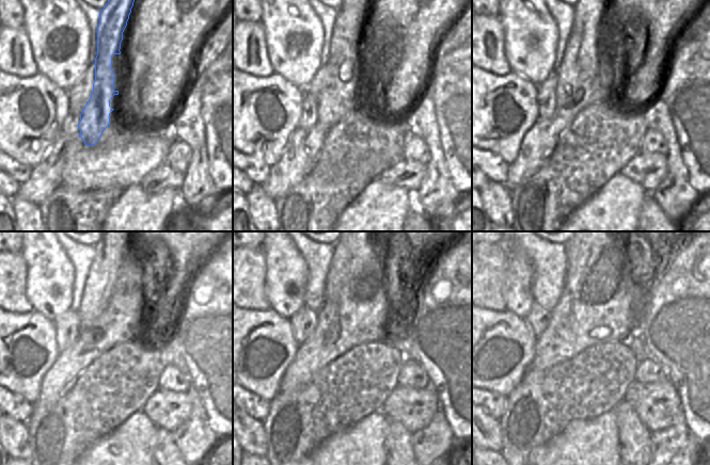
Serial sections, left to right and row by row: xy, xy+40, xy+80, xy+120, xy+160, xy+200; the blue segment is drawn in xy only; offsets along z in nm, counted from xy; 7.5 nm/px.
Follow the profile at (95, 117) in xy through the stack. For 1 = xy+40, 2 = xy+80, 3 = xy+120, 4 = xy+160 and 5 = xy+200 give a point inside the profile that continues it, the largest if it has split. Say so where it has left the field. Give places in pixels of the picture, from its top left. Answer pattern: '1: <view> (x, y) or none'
1: xy+40 (347, 30)
2: xy+80 (589, 14)
3: xy+120 (114, 253)
4: xy+160 (332, 353)
5: xy+200 (568, 352)

